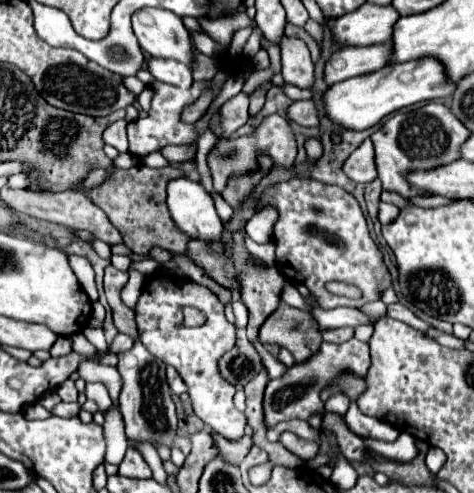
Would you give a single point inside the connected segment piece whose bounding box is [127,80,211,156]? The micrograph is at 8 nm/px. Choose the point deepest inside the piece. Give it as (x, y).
(163, 126)

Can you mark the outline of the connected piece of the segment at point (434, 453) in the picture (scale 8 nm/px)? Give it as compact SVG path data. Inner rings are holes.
M431 446L427 452L427 458L425 458L425 464L431 470L431 474L437 474L441 470L441 466L445 464L445 454L439 448Z

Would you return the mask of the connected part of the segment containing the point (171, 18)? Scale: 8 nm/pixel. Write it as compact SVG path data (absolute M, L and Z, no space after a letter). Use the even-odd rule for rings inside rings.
M141 8L133 14L133 32L149 56L181 60L191 66L193 52L189 32L173 12Z

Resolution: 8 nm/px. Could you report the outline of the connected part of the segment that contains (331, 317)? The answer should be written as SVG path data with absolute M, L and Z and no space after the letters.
M315 308L313 318L319 322L319 328L339 328L339 326L359 326L359 324L367 324L367 326L375 326L377 318L367 316L363 310L359 308L333 308L329 312L321 312L321 308Z

